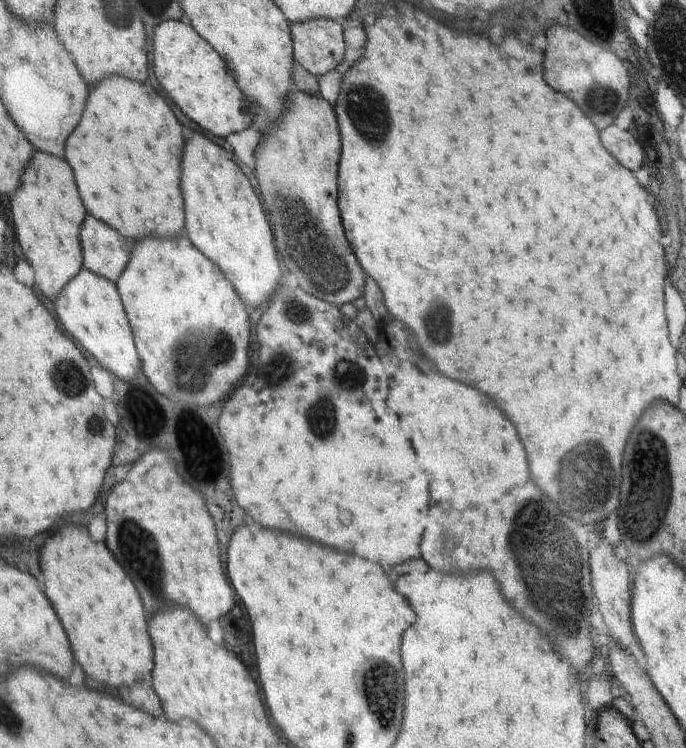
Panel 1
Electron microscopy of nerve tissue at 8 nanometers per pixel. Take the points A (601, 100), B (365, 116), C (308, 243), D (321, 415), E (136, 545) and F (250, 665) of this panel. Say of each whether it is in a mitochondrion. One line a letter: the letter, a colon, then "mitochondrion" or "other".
A: mitochondrion
B: mitochondrion
C: mitochondrion
D: mitochondrion
E: mitochondrion
F: other

